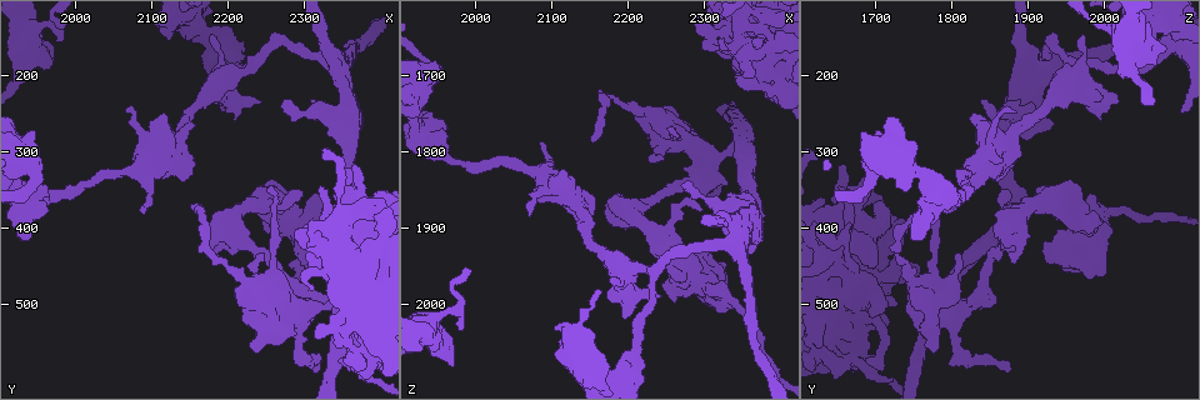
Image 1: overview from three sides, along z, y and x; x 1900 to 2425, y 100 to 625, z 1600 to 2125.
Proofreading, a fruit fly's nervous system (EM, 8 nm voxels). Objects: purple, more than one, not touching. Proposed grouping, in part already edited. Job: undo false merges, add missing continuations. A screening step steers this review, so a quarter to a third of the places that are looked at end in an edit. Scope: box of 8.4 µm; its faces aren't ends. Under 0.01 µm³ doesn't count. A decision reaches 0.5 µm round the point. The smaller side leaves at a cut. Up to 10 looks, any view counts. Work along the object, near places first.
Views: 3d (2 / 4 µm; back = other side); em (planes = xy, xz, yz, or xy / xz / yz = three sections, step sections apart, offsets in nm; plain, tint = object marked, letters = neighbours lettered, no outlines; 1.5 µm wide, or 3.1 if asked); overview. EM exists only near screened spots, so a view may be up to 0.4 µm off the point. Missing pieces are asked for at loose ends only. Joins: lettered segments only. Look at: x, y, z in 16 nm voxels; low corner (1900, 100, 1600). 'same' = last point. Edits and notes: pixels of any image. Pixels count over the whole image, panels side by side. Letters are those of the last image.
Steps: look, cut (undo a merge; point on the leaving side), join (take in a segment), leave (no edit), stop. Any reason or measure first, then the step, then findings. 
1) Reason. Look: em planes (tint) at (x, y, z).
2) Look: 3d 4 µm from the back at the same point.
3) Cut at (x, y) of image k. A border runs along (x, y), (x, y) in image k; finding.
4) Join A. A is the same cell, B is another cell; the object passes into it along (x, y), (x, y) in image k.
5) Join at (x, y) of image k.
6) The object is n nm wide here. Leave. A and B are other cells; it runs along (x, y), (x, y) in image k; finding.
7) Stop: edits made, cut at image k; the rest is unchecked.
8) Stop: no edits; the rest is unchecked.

Free end. Look: 3d 2 µm from the back at (2275, 230, 1840).

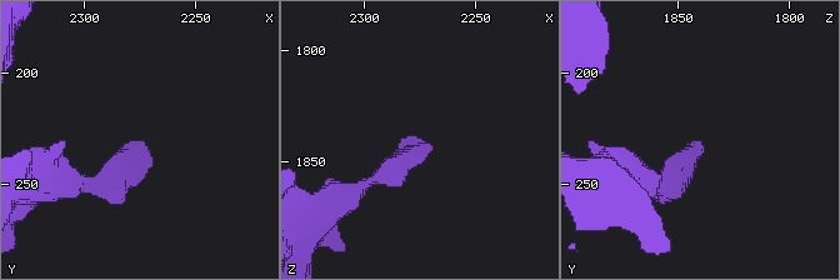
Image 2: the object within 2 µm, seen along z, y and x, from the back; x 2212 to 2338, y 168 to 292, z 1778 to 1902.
Look: em planes (letters) at (2273, 231, 1841).

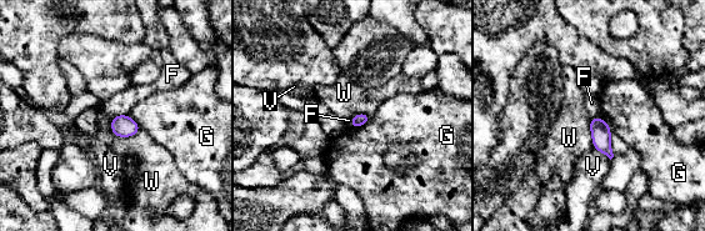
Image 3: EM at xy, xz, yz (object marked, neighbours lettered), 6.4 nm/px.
The longest contact is with W, 220 nm. Leave. F, G, V and W are other cells; a border runs along (126, 114), (114, 117) in image 3; no lettered segment goes on from it.

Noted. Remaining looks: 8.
Abrupt turn. Look: em yz step 4 (letters) at (2290, 560, 1810).

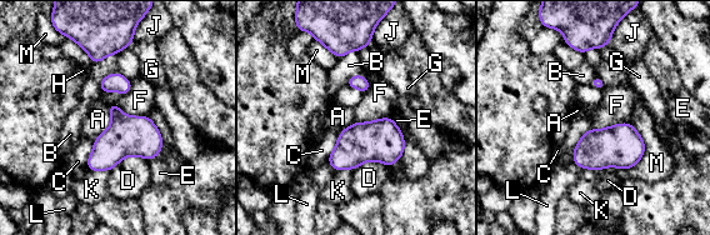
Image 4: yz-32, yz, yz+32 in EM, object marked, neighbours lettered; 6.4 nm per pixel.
The object is 100 nm wide here. Leave. A, B, C, D, E, F, G, H, J, K, L and M are other cells; a border runs along (149, 160), (128, 155), (109, 170) in image 4; one cell here.

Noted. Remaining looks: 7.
Abrupt turn. Look: 3d 2 µm at (2165, 425, 1730).

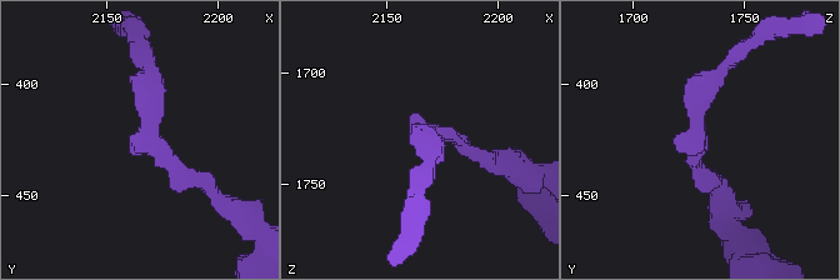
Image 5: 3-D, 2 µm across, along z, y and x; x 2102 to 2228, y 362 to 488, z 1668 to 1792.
Now the EM. Look: em xz step 8 (letters) at (2167, 423, 1728).

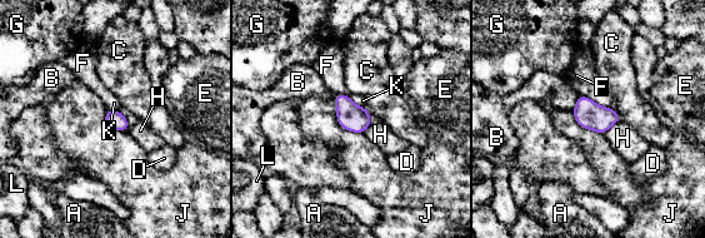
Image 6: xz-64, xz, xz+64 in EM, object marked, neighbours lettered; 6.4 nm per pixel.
Leave. A, B, C, D, E, F, G, H, J, K and L are other cells; a border runs along (333, 98), (336, 122), (363, 133) in image 6; one cell here.

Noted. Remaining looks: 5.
Free end. Look: 3d 4 µm at (2125, 150, 2070).

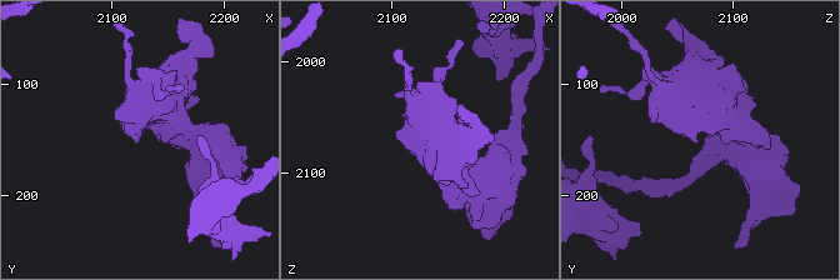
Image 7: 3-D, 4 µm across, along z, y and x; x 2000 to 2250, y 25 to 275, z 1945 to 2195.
Look: em planes (letters) at (2124, 152, 2068).

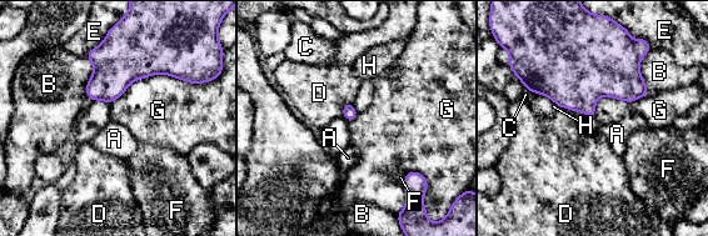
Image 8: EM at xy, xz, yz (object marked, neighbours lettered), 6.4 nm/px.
Leave. A, B, C, D, E, F, G and H are other cells; a border runs along (192, 83), (141, 76), (110, 104) in image 8; none of them fits.

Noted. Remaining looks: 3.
Stop: no edits; the rest is unchecked.

